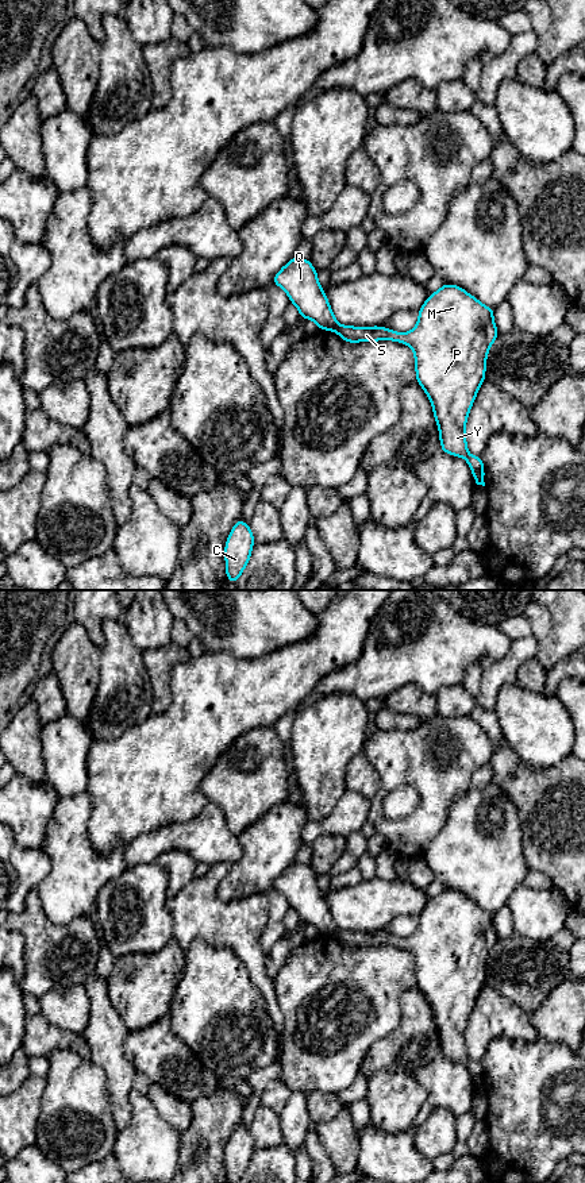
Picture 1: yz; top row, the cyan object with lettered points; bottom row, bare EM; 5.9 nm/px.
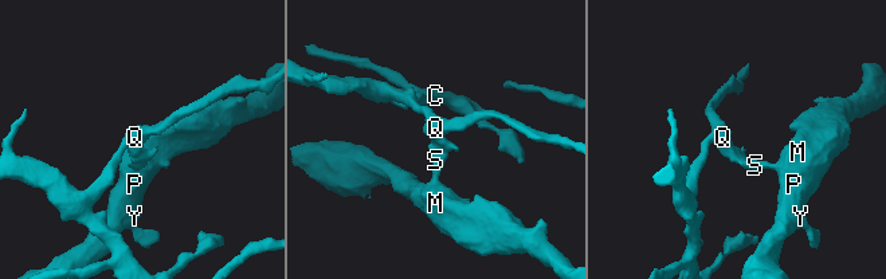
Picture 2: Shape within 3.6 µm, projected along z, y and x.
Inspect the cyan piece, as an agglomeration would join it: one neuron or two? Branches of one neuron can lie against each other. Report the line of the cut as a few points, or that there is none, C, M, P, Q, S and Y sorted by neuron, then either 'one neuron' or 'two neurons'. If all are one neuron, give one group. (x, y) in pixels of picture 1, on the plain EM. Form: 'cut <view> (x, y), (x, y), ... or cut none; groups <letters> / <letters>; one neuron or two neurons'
cut yz (338, 929), (333, 935); groups C Q / M P S Y; two neurons

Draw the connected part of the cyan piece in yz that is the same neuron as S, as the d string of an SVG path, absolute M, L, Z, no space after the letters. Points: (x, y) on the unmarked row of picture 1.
M443 889L438 897L428 901L417 917L417 929L405 939L380 930L338 930L334 933L334 937L349 948L395 945L412 953L416 986L431 1006L434 1022L439 1033L442 1056L465 1063L476 1088L485 1091L482 1064L467 1057L465 1032L477 997L485 984L488 956L499 941L493 925L494 914L485 912L462 893Z

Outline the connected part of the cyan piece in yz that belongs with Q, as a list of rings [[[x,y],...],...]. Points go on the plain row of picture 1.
[[[293,862],[272,889],[281,891],[300,921],[313,925],[319,935],[334,936],[339,930],[317,886],[317,876],[308,864]]]

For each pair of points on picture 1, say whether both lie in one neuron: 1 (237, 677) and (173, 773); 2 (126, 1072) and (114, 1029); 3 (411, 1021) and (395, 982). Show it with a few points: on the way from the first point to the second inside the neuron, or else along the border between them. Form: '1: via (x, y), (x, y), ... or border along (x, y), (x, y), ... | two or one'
1: via (214, 701), (214, 709), (177, 748) | one
2: via (115, 1062), (114, 1040) | one
3: border along (415, 985), (400, 998), (400, 1022), (395, 1028) | two

